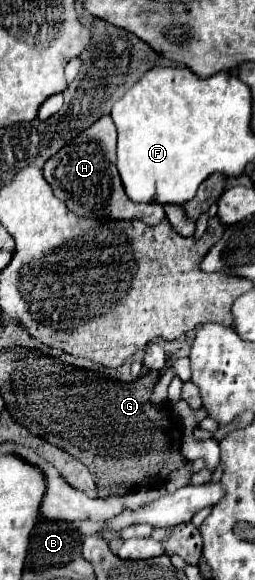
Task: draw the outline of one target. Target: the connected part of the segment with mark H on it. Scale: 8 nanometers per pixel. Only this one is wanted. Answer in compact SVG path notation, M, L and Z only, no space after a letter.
M110 115L100 117L86 131L68 141L56 155L44 163L44 177L54 189L54 195L80 217L110 217L110 219L140 219L156 225L164 219L164 209L158 203L134 203L128 199L120 173L116 169L116 127Z

